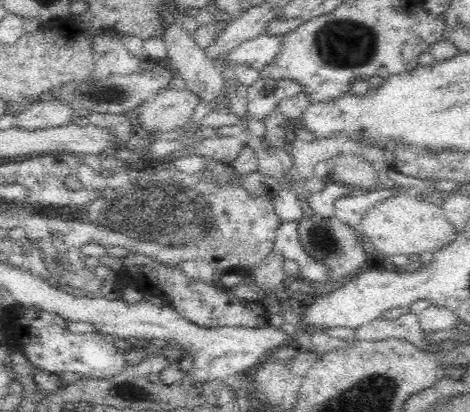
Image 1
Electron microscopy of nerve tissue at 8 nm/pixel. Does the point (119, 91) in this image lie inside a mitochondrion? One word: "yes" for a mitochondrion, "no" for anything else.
yes

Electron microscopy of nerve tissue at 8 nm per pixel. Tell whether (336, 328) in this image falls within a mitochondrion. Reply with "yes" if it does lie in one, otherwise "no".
no

